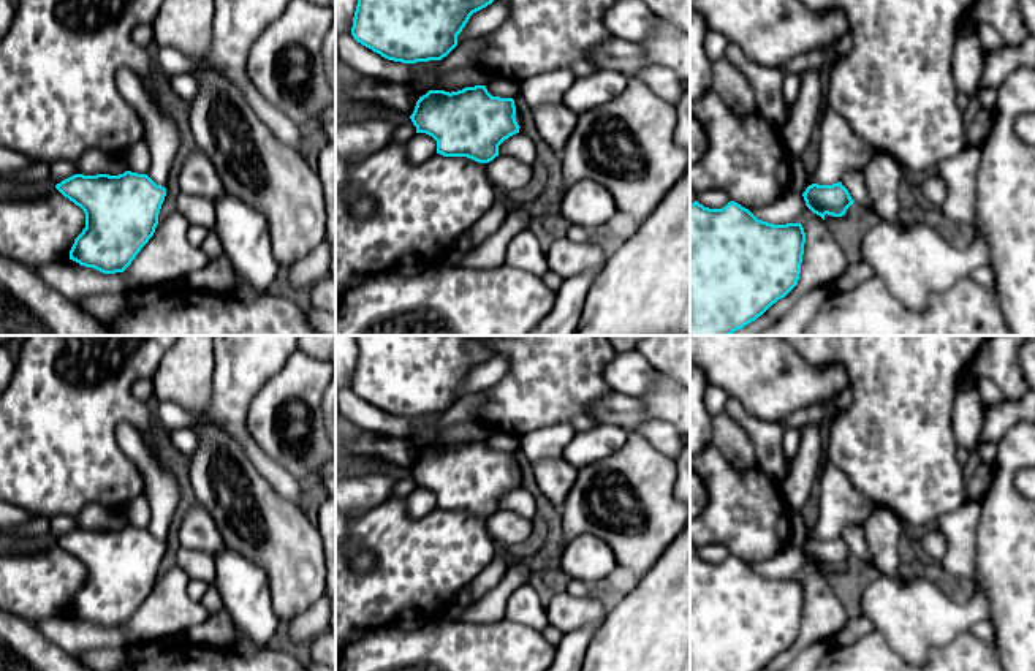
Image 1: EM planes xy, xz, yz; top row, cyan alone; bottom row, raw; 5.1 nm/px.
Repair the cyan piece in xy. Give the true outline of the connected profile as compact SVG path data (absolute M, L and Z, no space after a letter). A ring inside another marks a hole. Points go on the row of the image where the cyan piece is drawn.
M125 171L119 176L74 174L55 188L85 214L85 228L74 239L70 260L103 274L123 272L141 248L154 236L158 214L166 196L166 188L157 185L147 174Z

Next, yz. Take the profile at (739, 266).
M730 201L722 209L690 204L690 336L731 336L785 298L799 280L806 233L801 223L772 225Z

